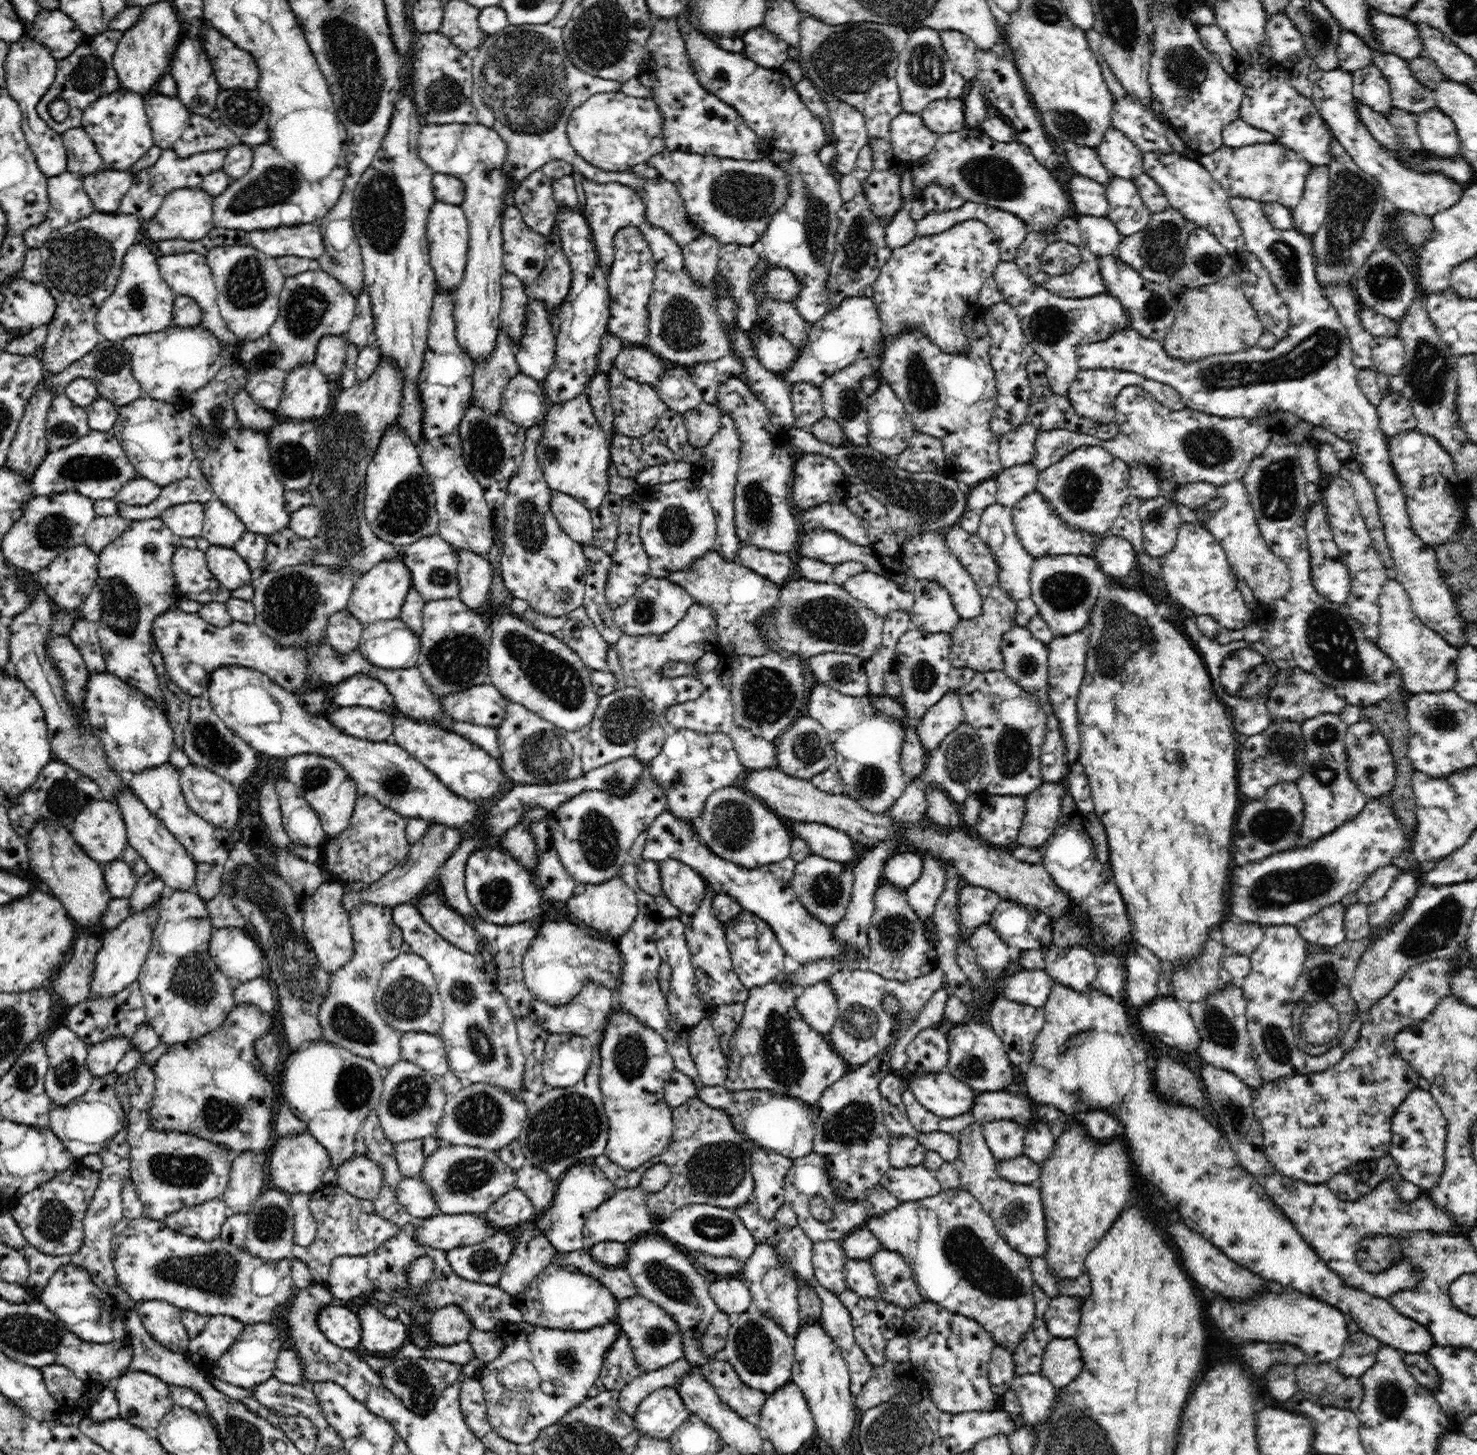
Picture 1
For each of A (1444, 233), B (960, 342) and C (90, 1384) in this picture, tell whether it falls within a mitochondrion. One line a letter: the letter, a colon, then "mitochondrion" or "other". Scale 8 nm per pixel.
A: other
B: other
C: other

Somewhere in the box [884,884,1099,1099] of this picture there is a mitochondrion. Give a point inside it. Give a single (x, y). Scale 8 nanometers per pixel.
(967, 1064)

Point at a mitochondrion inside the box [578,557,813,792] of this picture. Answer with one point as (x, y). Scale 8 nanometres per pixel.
(767, 695)

